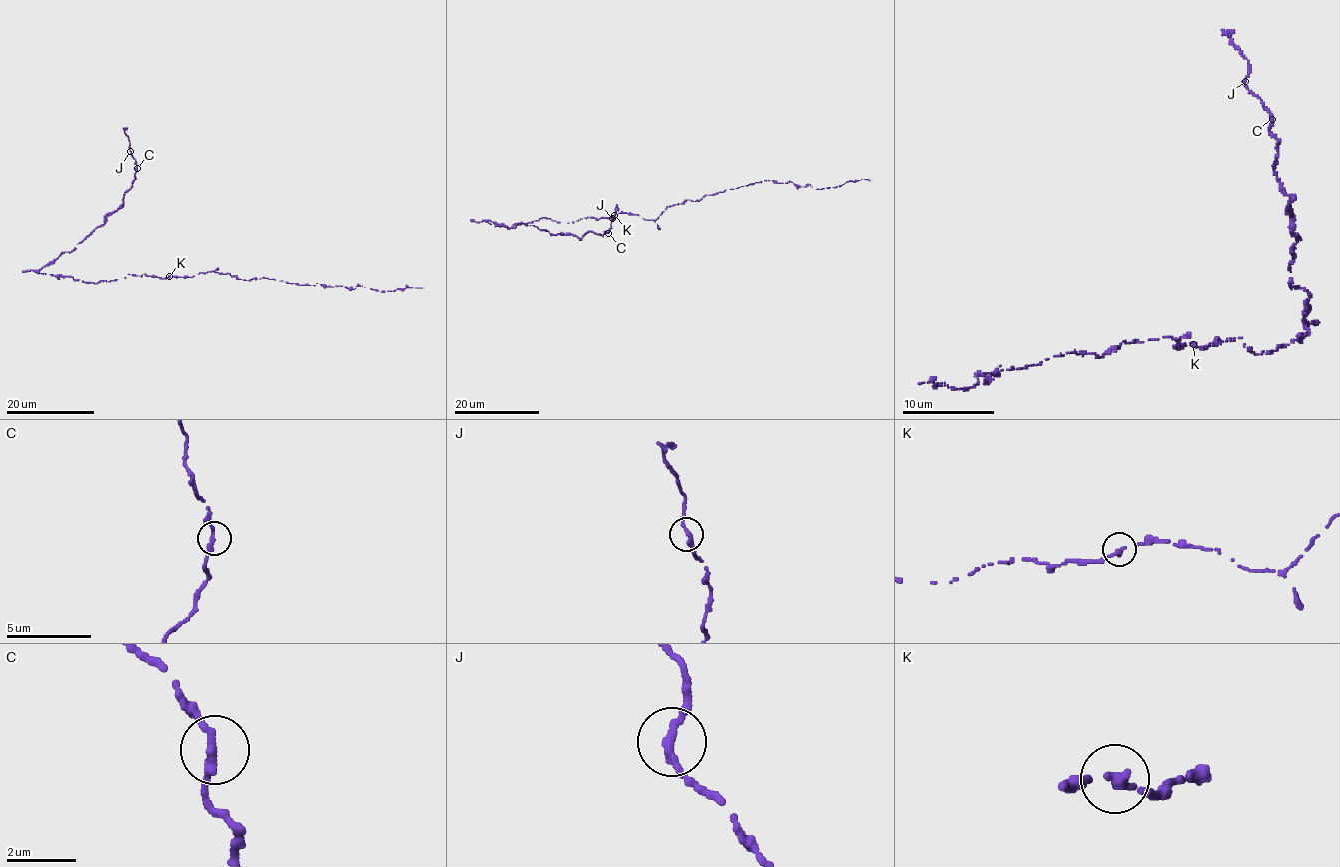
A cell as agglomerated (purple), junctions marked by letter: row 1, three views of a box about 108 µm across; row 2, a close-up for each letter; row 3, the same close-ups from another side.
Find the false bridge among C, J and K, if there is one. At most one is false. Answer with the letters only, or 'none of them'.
none of them

